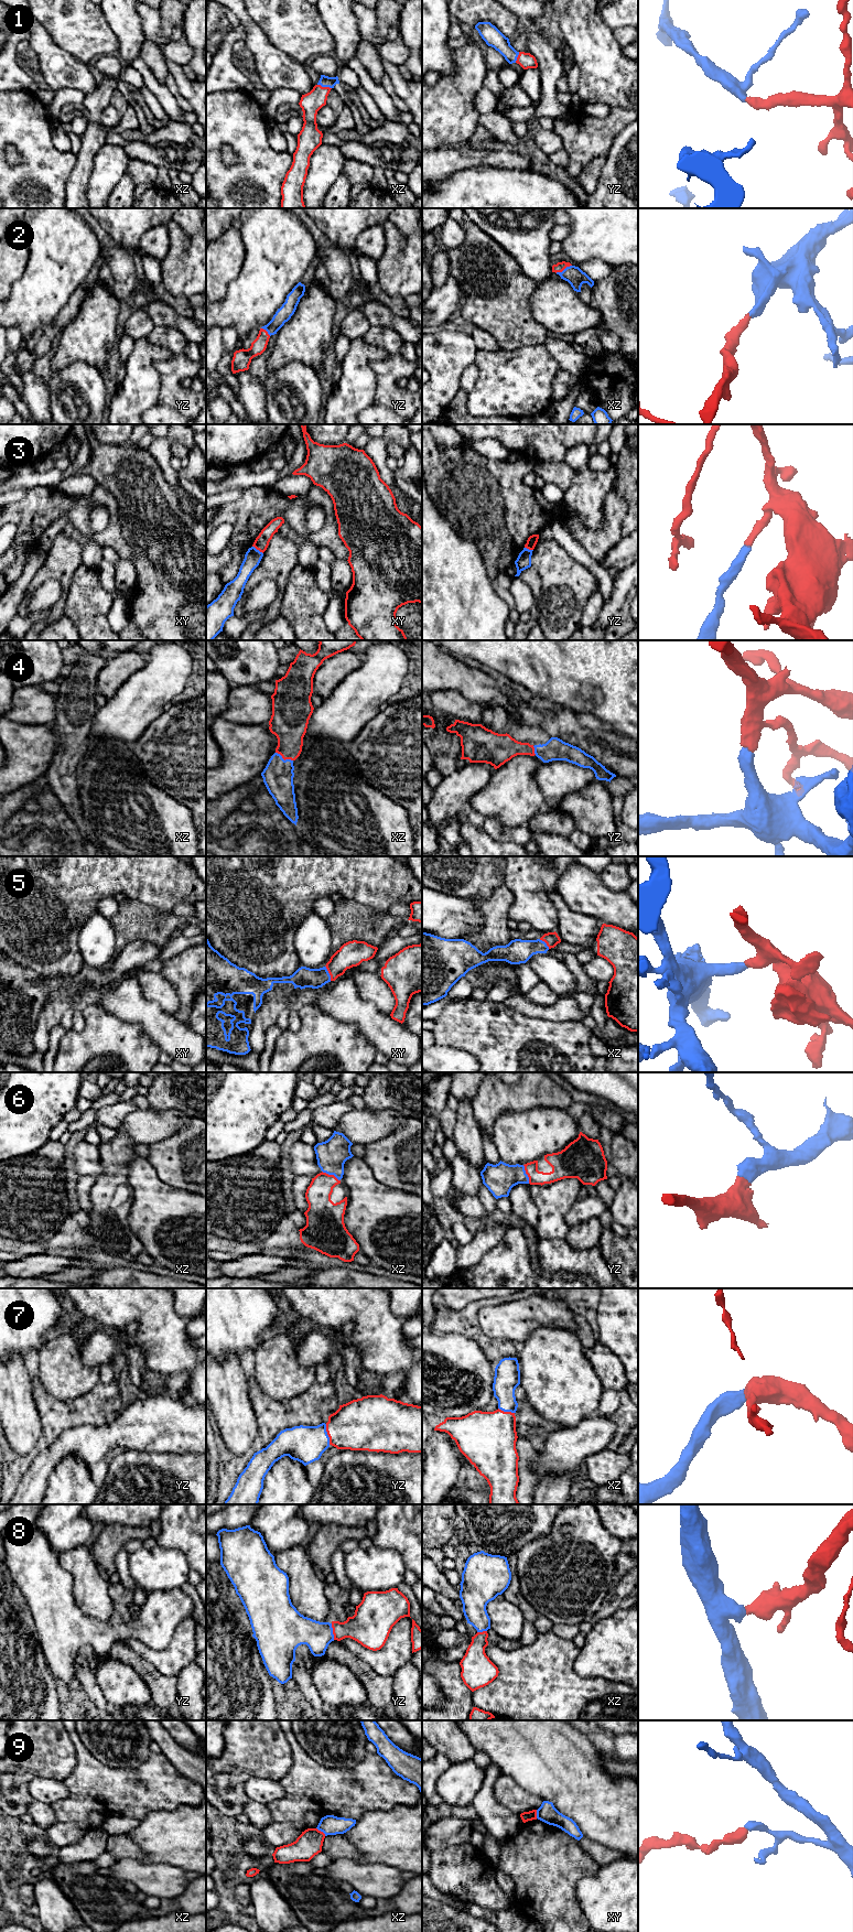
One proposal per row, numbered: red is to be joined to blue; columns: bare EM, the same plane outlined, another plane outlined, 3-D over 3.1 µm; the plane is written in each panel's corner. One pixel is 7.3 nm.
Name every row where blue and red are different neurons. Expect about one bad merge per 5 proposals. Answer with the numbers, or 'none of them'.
3, 9

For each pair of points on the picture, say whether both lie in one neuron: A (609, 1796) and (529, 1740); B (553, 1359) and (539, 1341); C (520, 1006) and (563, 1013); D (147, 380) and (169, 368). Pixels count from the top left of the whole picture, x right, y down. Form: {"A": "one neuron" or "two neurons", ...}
{"A": "one neuron", "B": "one neuron", "C": "one neuron", "D": "two neurons"}

